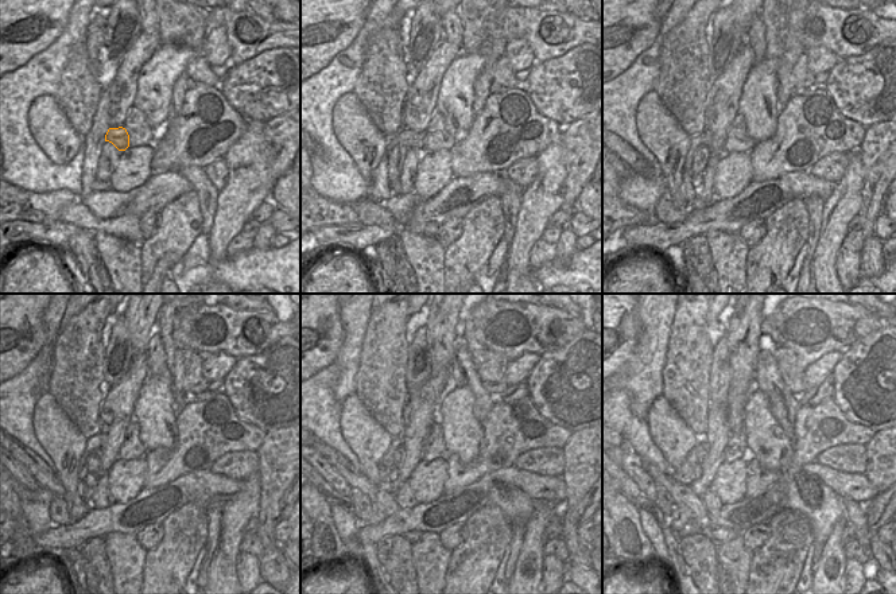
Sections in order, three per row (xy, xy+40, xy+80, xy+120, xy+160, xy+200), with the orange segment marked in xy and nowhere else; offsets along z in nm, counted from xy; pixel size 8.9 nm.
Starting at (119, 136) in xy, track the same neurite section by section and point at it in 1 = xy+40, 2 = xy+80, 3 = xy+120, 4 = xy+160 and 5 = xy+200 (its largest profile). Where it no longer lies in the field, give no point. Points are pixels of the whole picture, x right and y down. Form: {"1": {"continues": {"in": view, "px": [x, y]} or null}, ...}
{"1": {"continues": {"in": "xy+40", "px": [411, 139]}}, "2": {"continues": {"in": "xy+80", "px": [705, 136]}}, "3": {"continues": {"in": "xy+120", "px": [94, 442]}}, "4": {"continues": {"in": "xy+160", "px": [387, 464]}}, "5": {"continues": {"in": "xy+200", "px": [683, 473]}}}

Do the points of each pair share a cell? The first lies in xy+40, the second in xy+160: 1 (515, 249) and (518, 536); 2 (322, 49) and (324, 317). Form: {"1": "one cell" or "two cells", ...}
{"1": "two cells", "2": "one cell"}

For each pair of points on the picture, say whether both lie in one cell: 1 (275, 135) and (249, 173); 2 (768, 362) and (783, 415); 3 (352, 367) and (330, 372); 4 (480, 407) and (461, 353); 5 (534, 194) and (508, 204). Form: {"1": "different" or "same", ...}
{"1": "different", "2": "same", "3": "different", "4": "same", "5": "different"}

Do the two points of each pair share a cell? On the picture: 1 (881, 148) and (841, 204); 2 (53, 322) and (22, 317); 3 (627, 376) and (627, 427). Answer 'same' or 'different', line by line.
1: different
2: different
3: different

